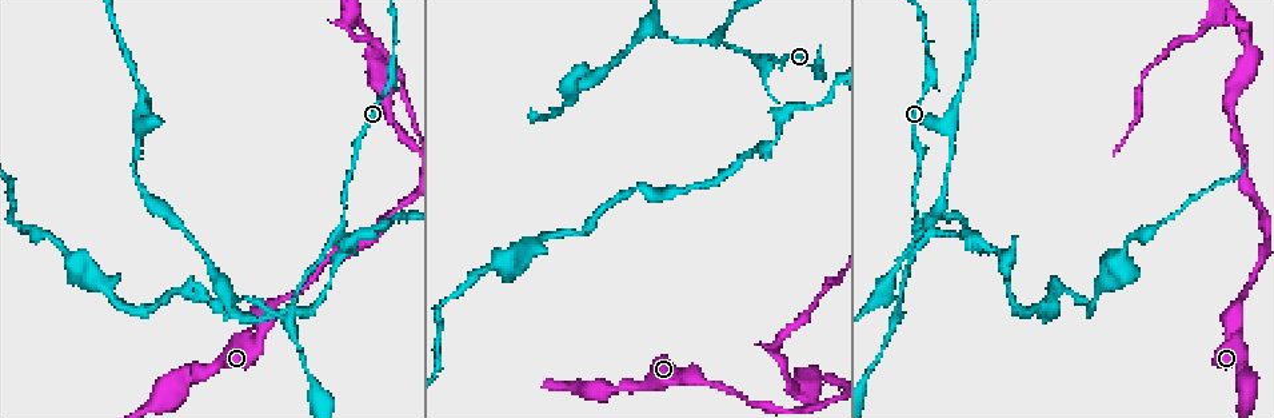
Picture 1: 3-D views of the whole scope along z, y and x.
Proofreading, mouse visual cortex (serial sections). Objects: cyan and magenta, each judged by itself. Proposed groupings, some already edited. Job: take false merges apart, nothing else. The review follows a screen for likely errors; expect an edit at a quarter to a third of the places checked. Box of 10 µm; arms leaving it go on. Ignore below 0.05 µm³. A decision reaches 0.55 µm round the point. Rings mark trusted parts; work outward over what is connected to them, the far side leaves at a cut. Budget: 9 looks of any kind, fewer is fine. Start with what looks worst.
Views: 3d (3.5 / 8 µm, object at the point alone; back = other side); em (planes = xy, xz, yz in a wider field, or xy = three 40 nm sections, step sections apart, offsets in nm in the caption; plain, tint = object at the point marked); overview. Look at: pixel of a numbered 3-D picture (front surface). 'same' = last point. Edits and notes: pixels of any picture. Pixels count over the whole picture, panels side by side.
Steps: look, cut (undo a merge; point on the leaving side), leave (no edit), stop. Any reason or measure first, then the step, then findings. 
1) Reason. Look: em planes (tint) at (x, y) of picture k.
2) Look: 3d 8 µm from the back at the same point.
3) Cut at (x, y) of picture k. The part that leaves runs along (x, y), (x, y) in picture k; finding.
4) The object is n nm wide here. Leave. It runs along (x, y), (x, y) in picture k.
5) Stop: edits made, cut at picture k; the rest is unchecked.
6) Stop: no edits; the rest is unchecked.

Thin neck. Look: 3d 8 µm at (790, 110) of picture 1.

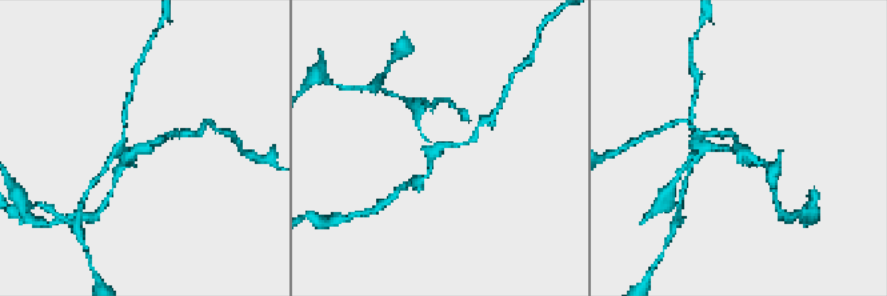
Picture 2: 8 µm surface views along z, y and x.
Look: 3d 3.5 µm at the same point.

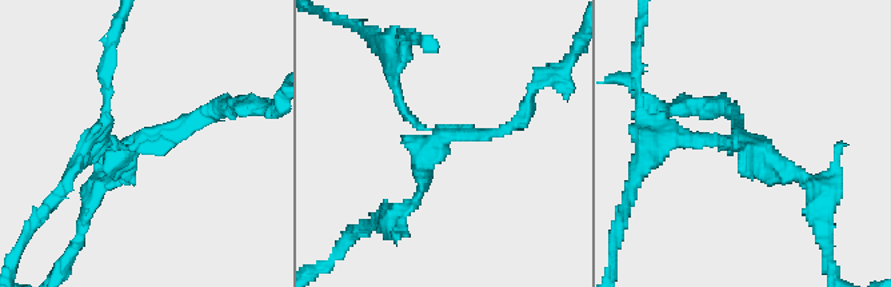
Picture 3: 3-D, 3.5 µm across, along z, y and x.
Look: em xy step 2 (tint) at (136, 140) of picture 3.

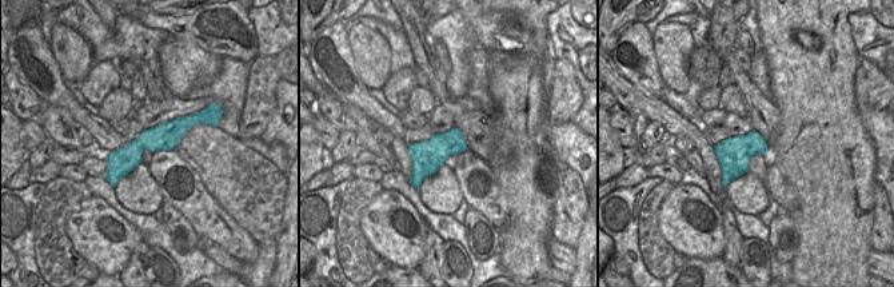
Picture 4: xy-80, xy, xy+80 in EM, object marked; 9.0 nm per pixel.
3 arms meet here; the arms are 150, 150, 200 nm wide. Cut at (787, 170) of picture 3. The part that leaves runs along (739, 140), (814, 182), (818, 202) in picture 3; two cells meet here.

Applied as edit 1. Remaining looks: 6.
A fork. Look: 3d 8 µm at (717, 42) of picture 1.

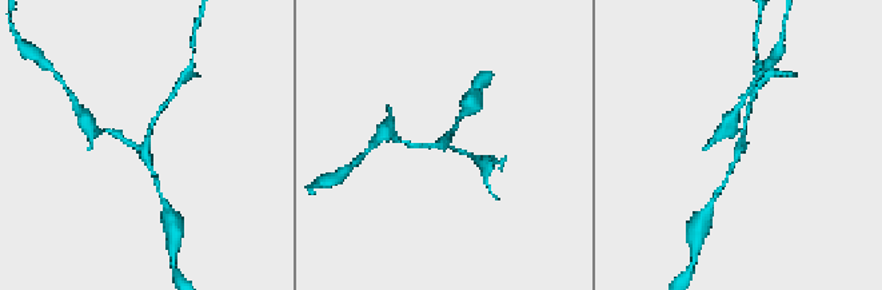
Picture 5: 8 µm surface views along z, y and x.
3 arms meet here; the arms are 150, 150, 150 nm wide; need the tissue. Look: em xy step 1 (tint) at the same point.

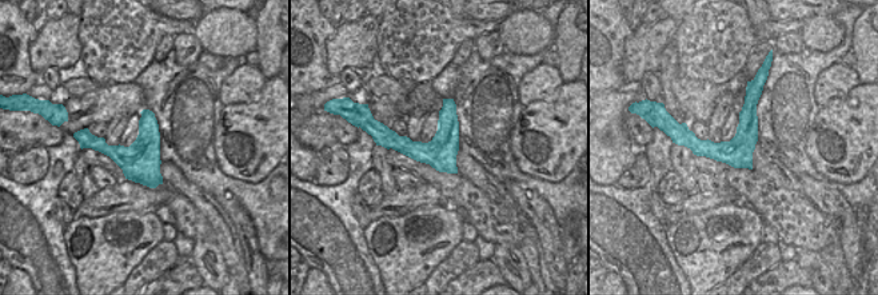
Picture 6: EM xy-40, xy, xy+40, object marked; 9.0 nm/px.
Leave. It runs along (757, 94), (730, 148), (681, 139) in picture 6; all the same cell.

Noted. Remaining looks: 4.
Narrows sharply. Look: 3d 3.5 µm at (1203, 29) of picture 1.

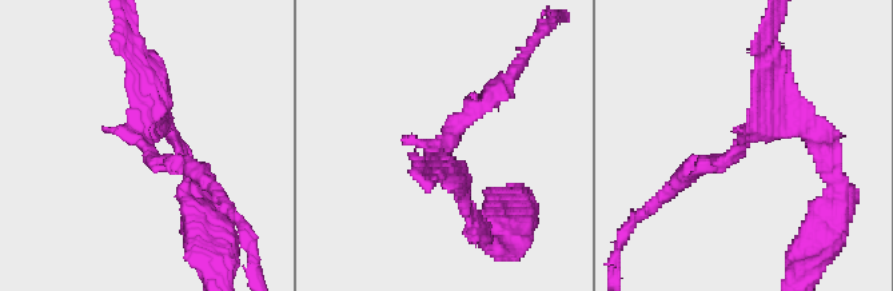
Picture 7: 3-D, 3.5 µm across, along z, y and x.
Shape alone is not enough. Look: em xy step 1 (tint) at (445, 143) of picture 7.

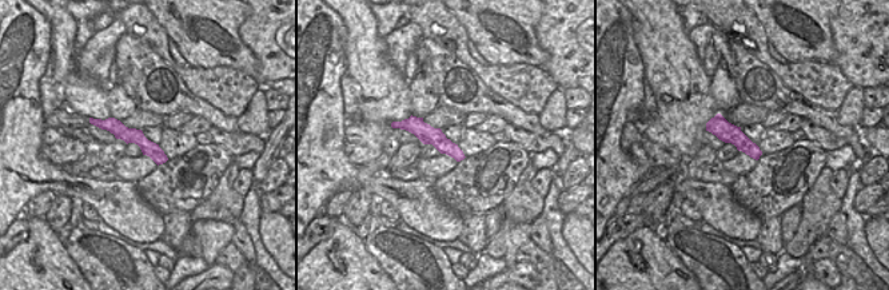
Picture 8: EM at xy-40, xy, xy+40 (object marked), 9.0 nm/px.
The object is 170 nm wide here. Cut at (155, 166) of picture 7. The part that leaves runs along (146, 138), (154, 163), (183, 163), (220, 195) in picture 7; a second cell is stuck on.

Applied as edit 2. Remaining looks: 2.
Stop: edits made, cut at picture 3, cut at picture 7; the rest is unchecked.

